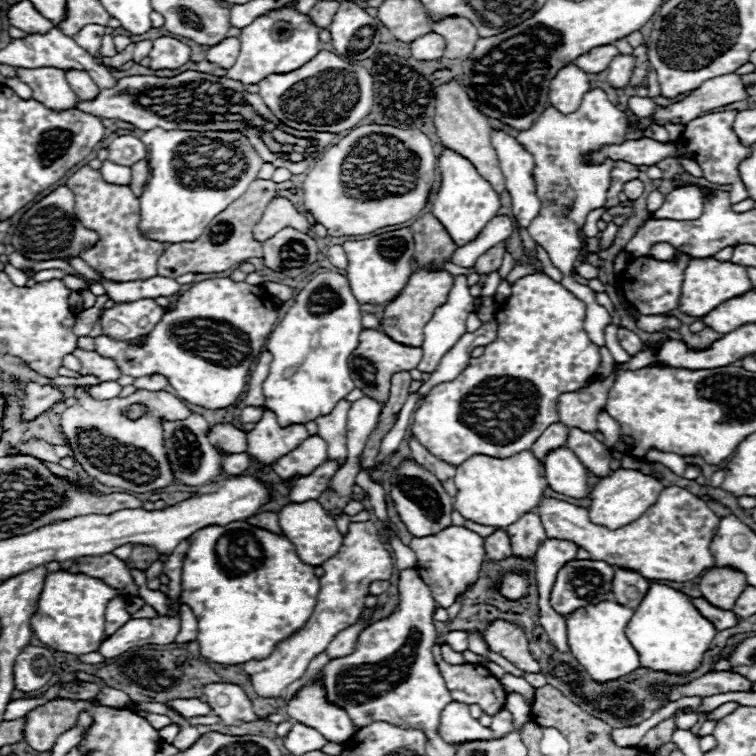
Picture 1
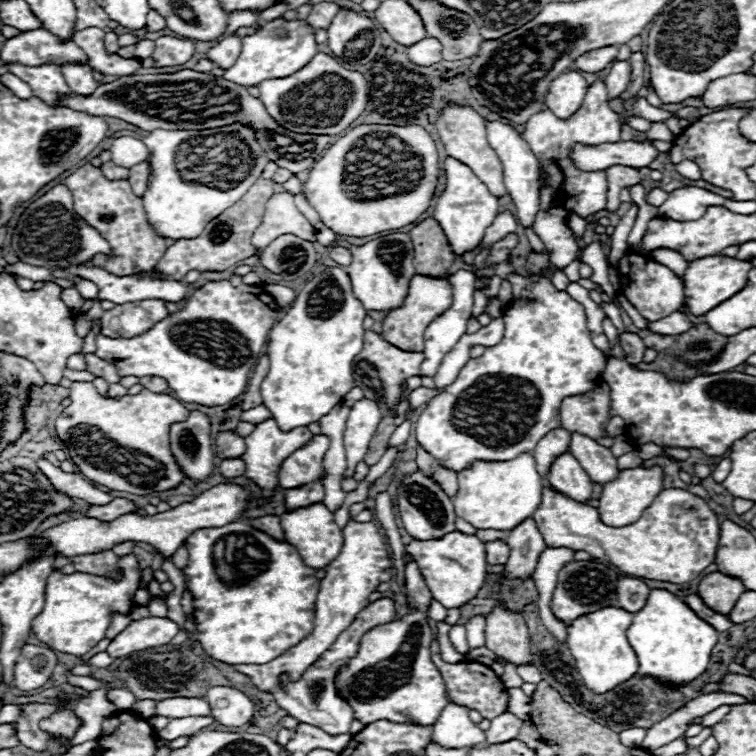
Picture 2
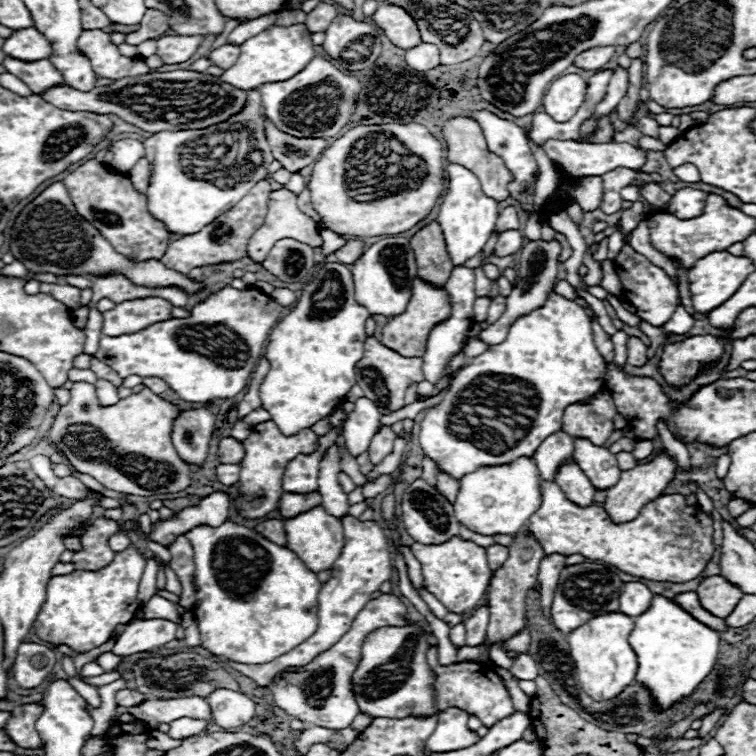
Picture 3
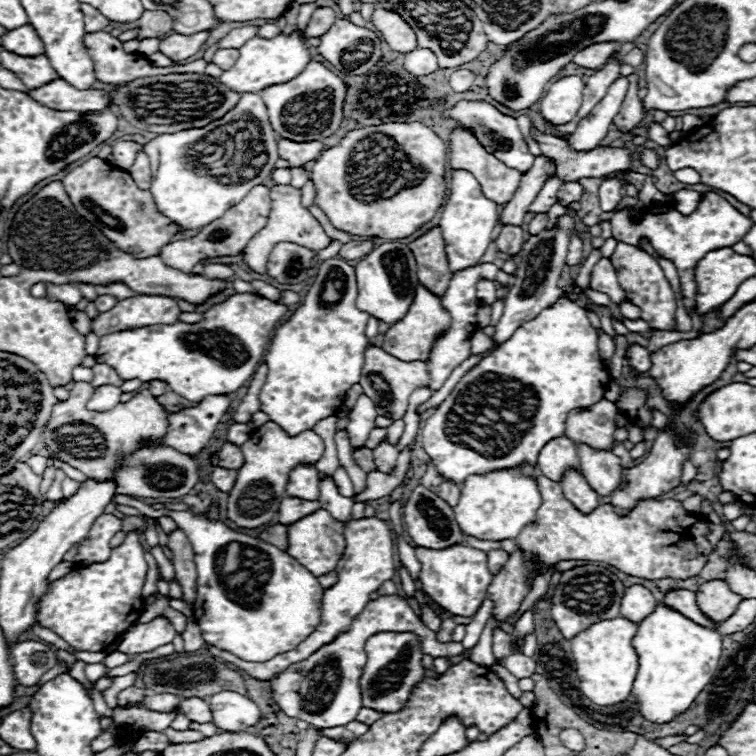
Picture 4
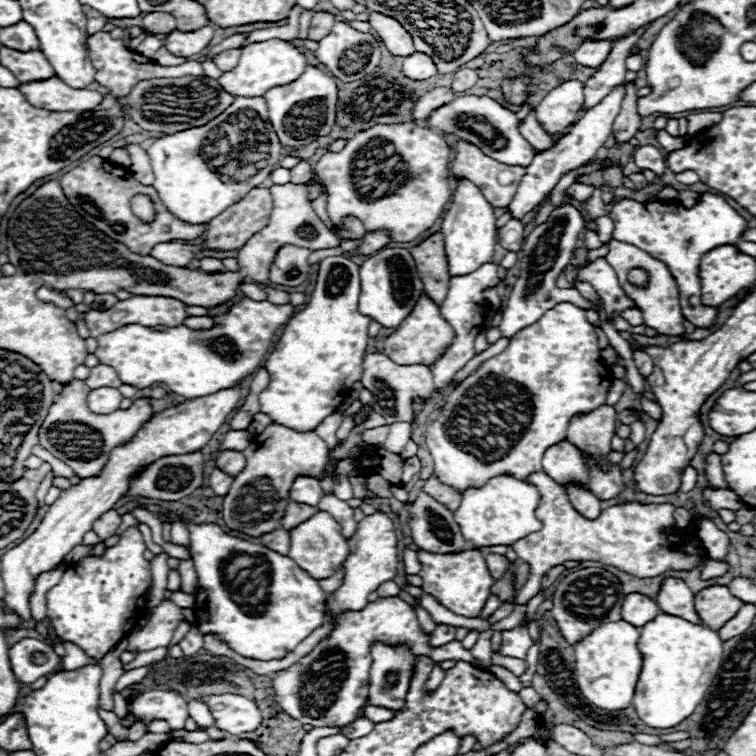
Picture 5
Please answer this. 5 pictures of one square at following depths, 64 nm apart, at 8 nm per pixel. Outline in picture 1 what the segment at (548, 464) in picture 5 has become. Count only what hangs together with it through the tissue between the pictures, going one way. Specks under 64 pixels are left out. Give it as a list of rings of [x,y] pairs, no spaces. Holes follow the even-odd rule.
[[[556,422],[556,424],[550,424],[536,440],[536,444],[532,444],[532,454],[538,458],[538,460],[544,460],[544,456],[552,450],[552,448],[558,448],[558,446],[564,446],[566,444],[566,438],[568,438],[568,428],[562,424],[562,422]]]

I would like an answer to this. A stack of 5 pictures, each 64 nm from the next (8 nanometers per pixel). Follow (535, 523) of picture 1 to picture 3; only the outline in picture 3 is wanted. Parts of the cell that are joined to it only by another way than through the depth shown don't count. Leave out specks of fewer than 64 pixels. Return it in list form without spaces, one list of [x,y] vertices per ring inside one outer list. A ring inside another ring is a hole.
[[[520,530],[518,536],[508,546],[508,550],[510,550],[508,560],[502,564],[502,568],[494,572],[494,578],[490,582],[490,622],[486,628],[488,646],[506,642],[526,626],[526,610],[524,610],[526,592],[536,586],[538,566],[540,560],[544,558],[542,546],[538,544],[538,540],[534,540],[534,536],[528,530]]]

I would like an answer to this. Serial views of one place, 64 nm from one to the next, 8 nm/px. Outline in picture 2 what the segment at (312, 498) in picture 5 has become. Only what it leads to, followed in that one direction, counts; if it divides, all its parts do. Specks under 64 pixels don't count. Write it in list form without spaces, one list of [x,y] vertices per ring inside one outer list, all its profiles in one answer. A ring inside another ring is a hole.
[[[318,434],[308,444],[304,444],[304,448],[292,452],[292,456],[288,456],[280,466],[280,486],[290,490],[316,480],[322,472],[322,462],[328,446],[330,440]]]

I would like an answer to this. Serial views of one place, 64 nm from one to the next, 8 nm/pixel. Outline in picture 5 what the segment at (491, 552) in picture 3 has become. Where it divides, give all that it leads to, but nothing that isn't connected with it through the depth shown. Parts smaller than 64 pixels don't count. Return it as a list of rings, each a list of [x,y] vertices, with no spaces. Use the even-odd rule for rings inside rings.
[[[486,554],[486,564],[488,564],[490,574],[498,580],[498,578],[502,578],[502,574],[508,568],[508,558],[500,556],[500,554]]]

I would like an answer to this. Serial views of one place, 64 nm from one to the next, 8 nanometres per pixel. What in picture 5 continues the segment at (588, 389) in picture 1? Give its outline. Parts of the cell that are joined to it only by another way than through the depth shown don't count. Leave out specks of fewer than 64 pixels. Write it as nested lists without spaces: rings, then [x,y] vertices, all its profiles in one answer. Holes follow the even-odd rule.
[[[604,404],[588,414],[572,416],[566,440],[594,458],[604,458],[610,452],[610,439],[615,435],[615,424],[614,406]]]

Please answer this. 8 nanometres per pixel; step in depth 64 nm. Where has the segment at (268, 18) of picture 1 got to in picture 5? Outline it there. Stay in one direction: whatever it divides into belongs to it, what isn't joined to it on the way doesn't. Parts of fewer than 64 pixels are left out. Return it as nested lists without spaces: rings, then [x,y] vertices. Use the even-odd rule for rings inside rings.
[[[266,40],[254,42],[242,48],[238,66],[224,72],[218,82],[232,96],[264,96],[274,86],[284,86],[294,82],[306,68],[306,56],[288,40]]]

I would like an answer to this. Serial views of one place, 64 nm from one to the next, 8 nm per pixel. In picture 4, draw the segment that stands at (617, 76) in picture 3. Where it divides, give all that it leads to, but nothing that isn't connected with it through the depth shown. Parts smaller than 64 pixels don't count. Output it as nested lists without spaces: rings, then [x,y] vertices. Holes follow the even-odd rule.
[[[620,76],[614,80],[614,84],[610,84],[604,100],[600,104],[596,104],[596,108],[578,124],[576,132],[570,136],[568,142],[576,150],[592,150],[604,140],[614,116],[620,110],[620,104],[626,96],[626,90],[628,90],[626,76]]]

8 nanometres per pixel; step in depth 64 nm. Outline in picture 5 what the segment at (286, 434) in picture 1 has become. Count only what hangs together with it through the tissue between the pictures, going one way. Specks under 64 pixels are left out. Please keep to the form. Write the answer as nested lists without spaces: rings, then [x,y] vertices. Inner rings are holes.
[[[270,424],[260,434],[254,434],[250,444],[242,450],[246,468],[234,478],[230,492],[224,496],[222,518],[226,526],[248,536],[262,536],[280,528],[280,518],[290,502],[288,492],[294,478],[300,474],[320,478],[326,464],[326,452],[326,442],[312,430],[294,432],[280,424]]]

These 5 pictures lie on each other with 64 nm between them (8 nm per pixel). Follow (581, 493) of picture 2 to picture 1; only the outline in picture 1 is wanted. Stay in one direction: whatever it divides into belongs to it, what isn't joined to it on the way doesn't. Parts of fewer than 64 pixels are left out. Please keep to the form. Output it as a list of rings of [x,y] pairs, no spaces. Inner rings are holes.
[[[566,446],[548,452],[544,458],[544,476],[548,486],[558,494],[570,498],[586,498],[590,492],[586,468]]]

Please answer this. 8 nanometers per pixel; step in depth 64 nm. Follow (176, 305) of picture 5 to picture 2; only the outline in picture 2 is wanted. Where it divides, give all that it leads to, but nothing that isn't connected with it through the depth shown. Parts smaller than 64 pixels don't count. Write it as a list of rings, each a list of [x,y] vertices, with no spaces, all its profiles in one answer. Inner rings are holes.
[[[140,300],[116,304],[102,316],[102,334],[110,338],[132,338],[150,330],[156,322],[168,316],[162,300]]]

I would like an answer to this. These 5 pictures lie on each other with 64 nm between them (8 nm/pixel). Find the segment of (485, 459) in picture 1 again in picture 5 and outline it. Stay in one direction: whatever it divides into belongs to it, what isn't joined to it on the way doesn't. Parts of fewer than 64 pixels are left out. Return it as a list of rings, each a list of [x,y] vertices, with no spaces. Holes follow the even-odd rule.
[[[508,474],[494,476],[484,486],[466,488],[462,492],[462,504],[454,512],[454,518],[460,524],[464,540],[472,542],[474,546],[494,546],[494,544],[508,546],[524,538],[526,534],[542,528],[540,520],[534,514],[538,500],[540,500],[538,490],[526,480],[518,480]]]

